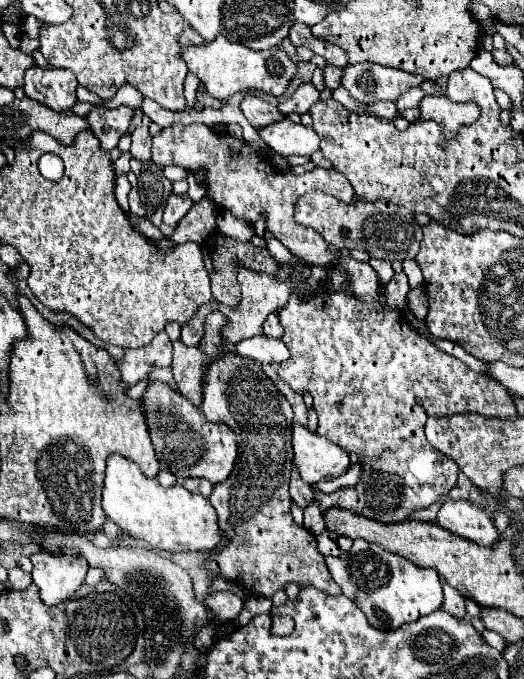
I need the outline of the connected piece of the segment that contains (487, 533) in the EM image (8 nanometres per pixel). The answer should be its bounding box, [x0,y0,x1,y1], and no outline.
[437,500,499,546]

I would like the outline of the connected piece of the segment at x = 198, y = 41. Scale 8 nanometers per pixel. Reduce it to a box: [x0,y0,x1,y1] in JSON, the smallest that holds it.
[181,26,205,46]

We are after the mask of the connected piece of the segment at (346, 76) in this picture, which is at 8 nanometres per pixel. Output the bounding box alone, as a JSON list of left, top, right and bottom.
[343,62,421,102]

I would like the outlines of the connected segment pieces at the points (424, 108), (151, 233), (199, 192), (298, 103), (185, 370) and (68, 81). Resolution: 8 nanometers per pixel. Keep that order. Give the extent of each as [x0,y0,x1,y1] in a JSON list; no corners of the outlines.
[[419,96,479,136],[128,212,166,240],[187,174,205,202],[277,82,321,116],[173,340,207,404],[23,64,77,112]]

